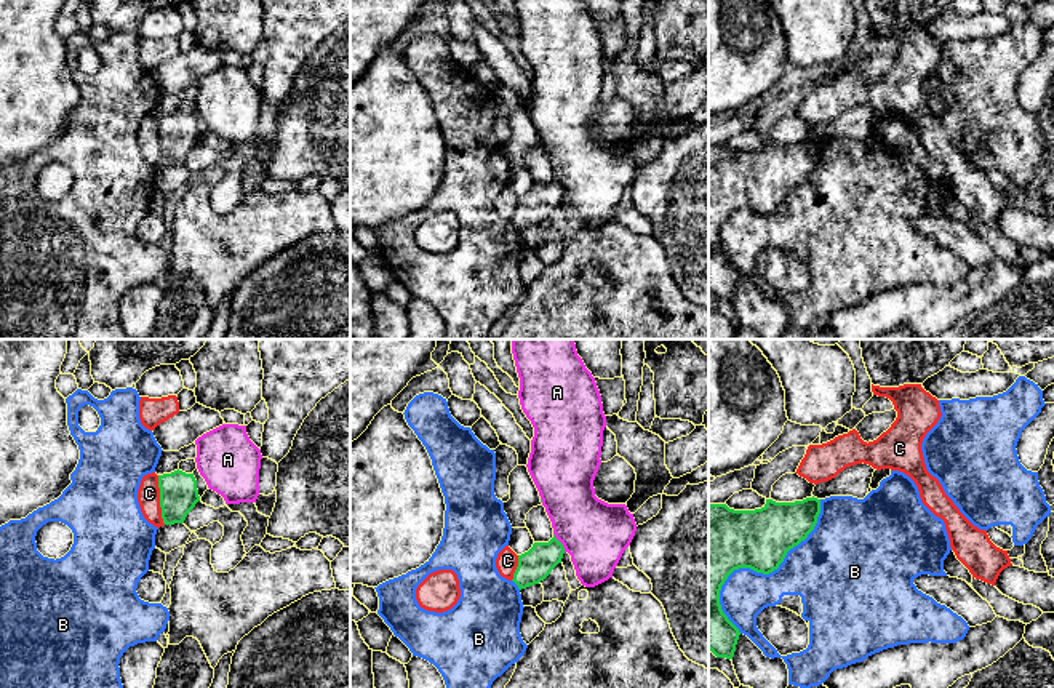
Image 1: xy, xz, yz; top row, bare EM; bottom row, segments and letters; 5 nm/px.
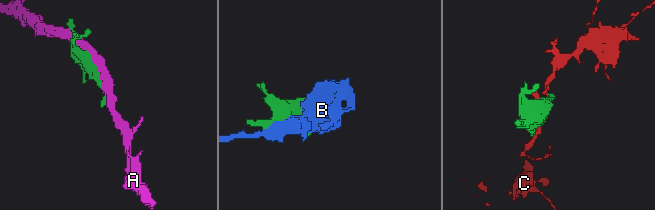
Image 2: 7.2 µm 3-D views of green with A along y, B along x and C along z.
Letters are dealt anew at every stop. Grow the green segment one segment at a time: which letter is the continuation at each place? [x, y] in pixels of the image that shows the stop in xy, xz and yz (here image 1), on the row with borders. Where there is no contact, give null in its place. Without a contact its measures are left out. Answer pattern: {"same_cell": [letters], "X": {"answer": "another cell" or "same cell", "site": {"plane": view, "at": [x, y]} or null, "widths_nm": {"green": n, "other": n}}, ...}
{"same_cell": [], "A": {"answer": "another cell", "site": {"plane": "xz", "at": [560, 543]}, "widths_nm": {"green": 160, "other": 320}}, "B": {"answer": "another cell", "site": {"plane": "yz", "at": [760, 572]}, "widths_nm": {"green": 320, "other": 280}}, "C": {"answer": "another cell", "site": {"plane": "xy", "at": [160, 500]}, "widths_nm": {"green": 190, "other": 110}}}

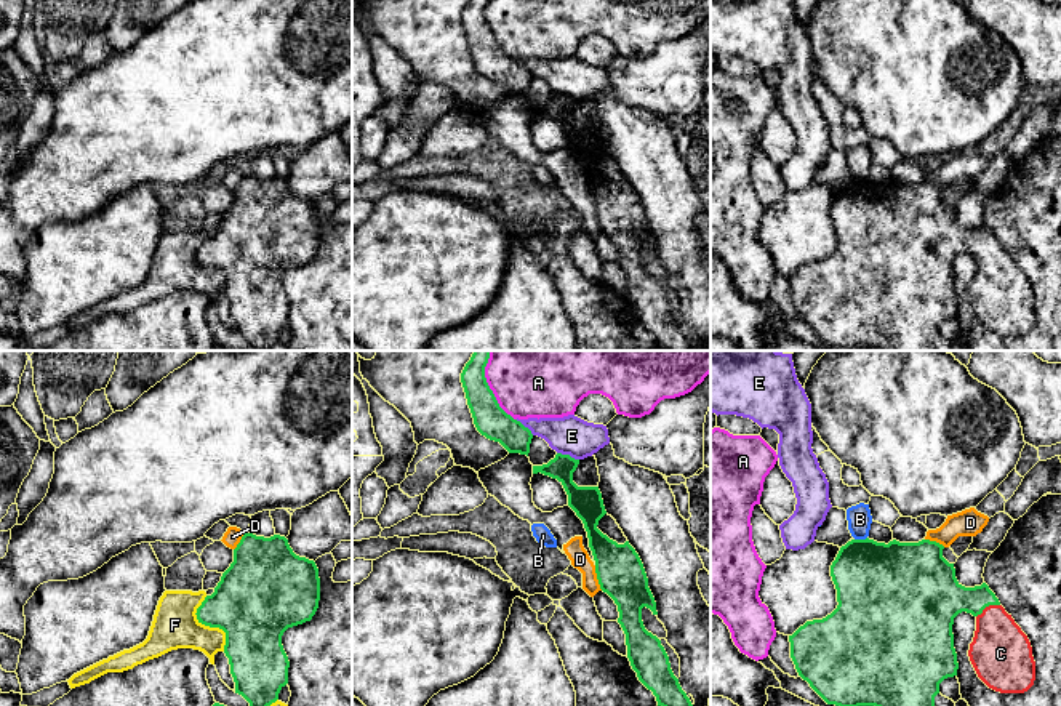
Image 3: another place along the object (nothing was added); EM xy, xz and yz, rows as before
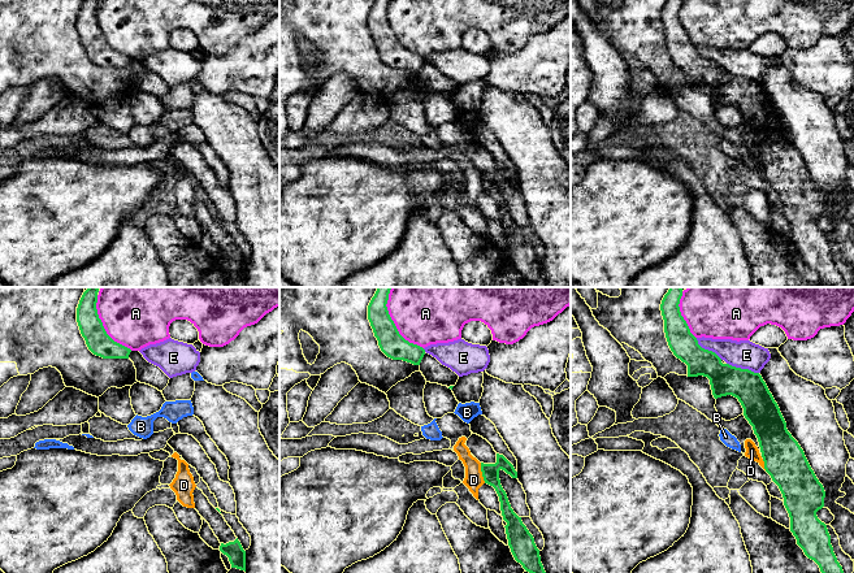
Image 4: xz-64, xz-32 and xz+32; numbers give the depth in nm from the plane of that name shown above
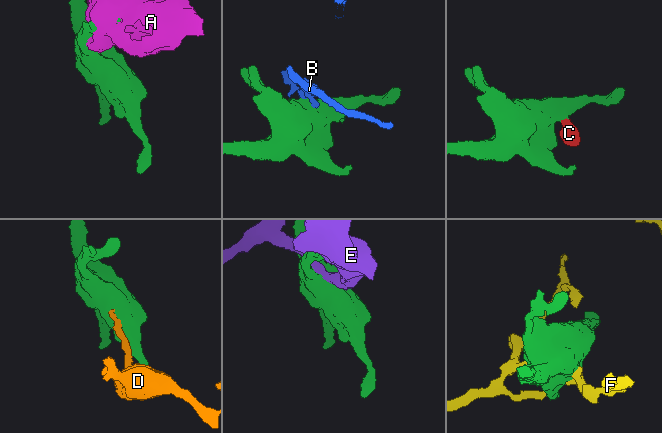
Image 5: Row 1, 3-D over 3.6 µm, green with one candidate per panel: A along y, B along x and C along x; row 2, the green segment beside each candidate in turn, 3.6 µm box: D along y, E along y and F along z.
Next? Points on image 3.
{"same_cell": ["C"], "A": {"answer": "another cell", "site": {"plane": "xz", "at": [488, 386]}, "widths_nm": {"green": 160, "other": 480}}, "B": {"answer": "another cell", "site": {"plane": "yz", "at": [860, 540]}, "widths_nm": {"green": 420, "other": 120}}, "C": {"answer": "same cell", "site": {"plane": "yz", "at": [988, 605]}, "widths_nm": {"green": 240, "other": 300}}, "D": {"answer": "another cell", "site": {"plane": "xz", "at": [597, 578]}, "widths_nm": {"green": 240, "other": 100}}, "E": {"answer": "another cell", "site": {"plane": "xz", "at": [568, 455]}, "widths_nm": {"green": 160, "other": 190}}, "F": {"answer": "another cell", "site": {"plane": "xy", "at": [208, 625]}, "widths_nm": {"green": 400, "other": 220}}}

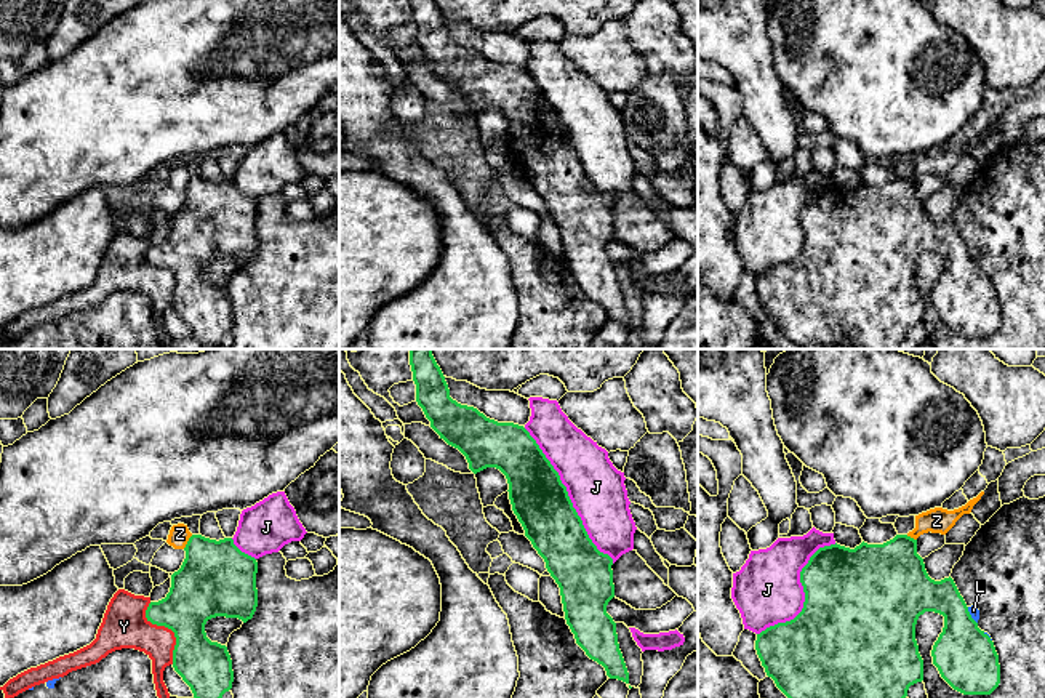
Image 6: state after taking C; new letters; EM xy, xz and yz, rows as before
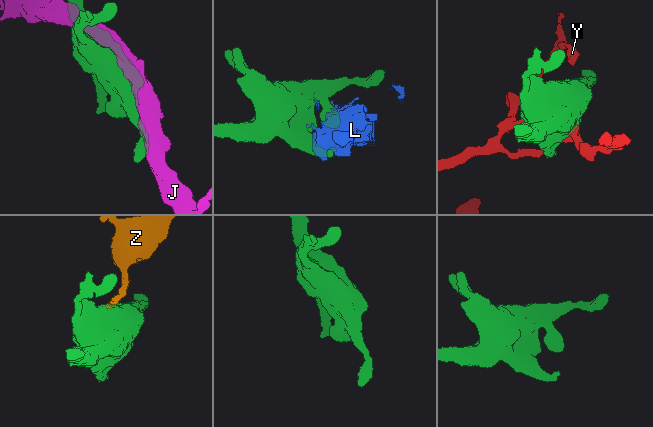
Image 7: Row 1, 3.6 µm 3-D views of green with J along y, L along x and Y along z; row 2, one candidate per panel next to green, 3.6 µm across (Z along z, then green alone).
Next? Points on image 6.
{"same_cell": [], "J": {"answer": "another cell", "site": {"plane": "xz", "at": [568, 497]}, "widths_nm": {"green": 280, "other": 280}}, "L": {"answer": "another cell", "site": {"plane": "yz", "at": [970, 615]}, "widths_nm": {"green": 300, "other": 50}}, "Y": {"answer": "another cell", "site": {"plane": "xy", "at": [168, 628]}, "widths_nm": {"green": 300, "other": 220}}, "Z": {"answer": "another cell", "site": {"plane": "xy", "at": [188, 541]}, "widths_nm": {"green": 380, "other": 100}}}

